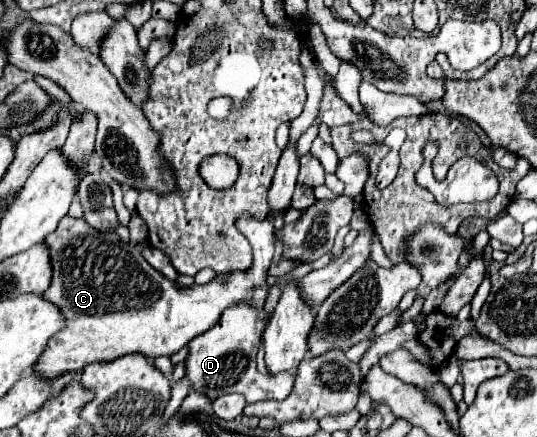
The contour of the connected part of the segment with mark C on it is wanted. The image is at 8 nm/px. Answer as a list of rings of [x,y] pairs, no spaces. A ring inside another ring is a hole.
[[[244,213],[237,220],[237,228],[241,228],[241,234],[248,239],[254,253],[253,266],[247,272],[231,272],[227,276],[217,276],[213,282],[199,286],[193,284],[189,288],[179,288],[177,284],[163,278],[157,270],[153,270],[141,252],[131,246],[123,244],[123,240],[115,232],[103,232],[93,230],[83,218],[61,218],[57,230],[45,238],[45,244],[49,248],[51,266],[53,266],[53,278],[49,290],[43,294],[47,302],[53,302],[61,308],[65,314],[65,330],[53,334],[49,338],[49,346],[43,350],[41,358],[37,360],[37,366],[33,370],[39,378],[51,380],[59,374],[81,374],[85,366],[93,362],[111,362],[115,358],[121,358],[125,354],[145,354],[147,358],[157,356],[171,356],[183,346],[187,346],[195,336],[209,330],[221,316],[221,312],[241,300],[251,300],[255,306],[261,306],[267,298],[267,270],[273,258],[273,246],[275,246],[275,228],[269,218],[256,220],[250,214]]]

